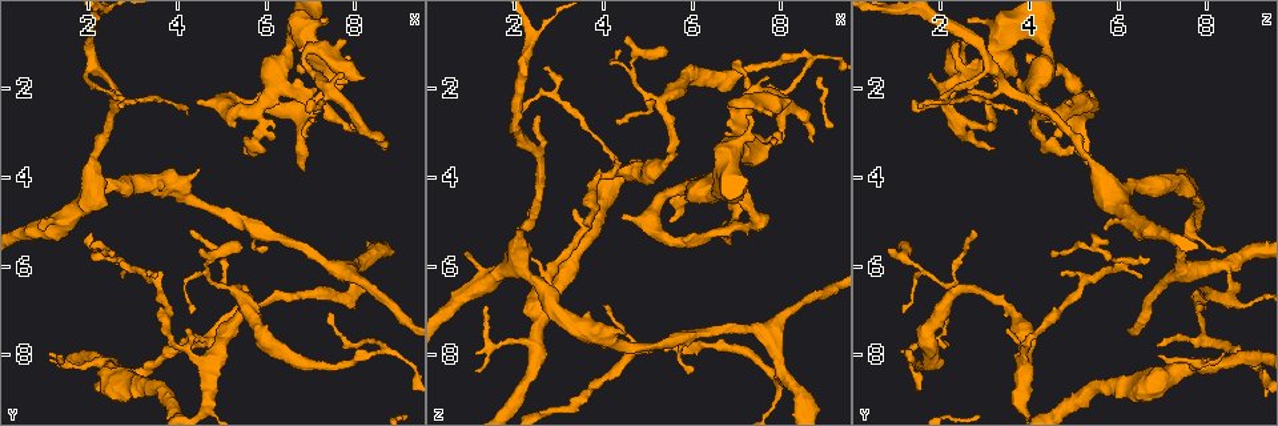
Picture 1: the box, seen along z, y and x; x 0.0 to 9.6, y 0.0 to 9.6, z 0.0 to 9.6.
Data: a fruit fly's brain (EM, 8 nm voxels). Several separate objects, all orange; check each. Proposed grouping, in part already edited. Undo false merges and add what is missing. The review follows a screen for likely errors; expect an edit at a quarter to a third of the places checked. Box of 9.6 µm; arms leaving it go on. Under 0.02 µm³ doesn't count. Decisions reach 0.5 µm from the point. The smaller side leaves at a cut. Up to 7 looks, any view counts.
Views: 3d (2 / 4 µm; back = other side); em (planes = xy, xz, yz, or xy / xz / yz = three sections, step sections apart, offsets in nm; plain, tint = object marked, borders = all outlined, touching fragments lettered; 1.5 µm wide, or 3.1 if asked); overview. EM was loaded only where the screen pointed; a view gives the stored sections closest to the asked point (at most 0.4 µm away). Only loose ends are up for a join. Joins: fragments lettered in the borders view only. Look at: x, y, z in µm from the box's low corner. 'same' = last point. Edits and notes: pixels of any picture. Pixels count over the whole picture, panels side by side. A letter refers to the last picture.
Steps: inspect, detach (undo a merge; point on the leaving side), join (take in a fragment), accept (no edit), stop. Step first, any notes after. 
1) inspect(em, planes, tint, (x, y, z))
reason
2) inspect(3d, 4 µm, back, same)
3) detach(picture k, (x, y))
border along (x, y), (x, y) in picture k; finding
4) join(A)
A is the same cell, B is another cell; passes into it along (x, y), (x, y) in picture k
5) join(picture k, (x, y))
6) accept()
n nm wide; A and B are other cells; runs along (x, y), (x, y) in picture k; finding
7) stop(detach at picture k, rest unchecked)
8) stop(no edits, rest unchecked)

inspect(em, planes, borders, (7.95, 5.95, 8.35))

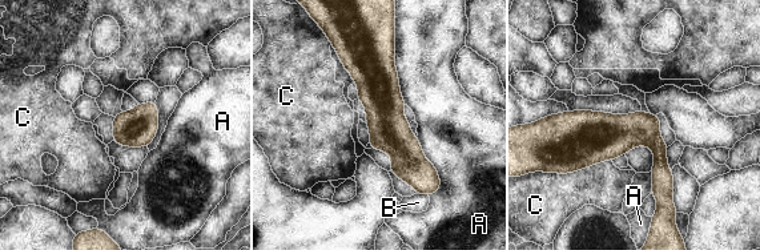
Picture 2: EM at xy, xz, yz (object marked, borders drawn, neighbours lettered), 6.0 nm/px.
detach(picture 2, (662, 177))
A, B and C are other cells; a second neuron is stuck on

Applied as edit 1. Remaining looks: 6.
inspect(overview)
see it whole again

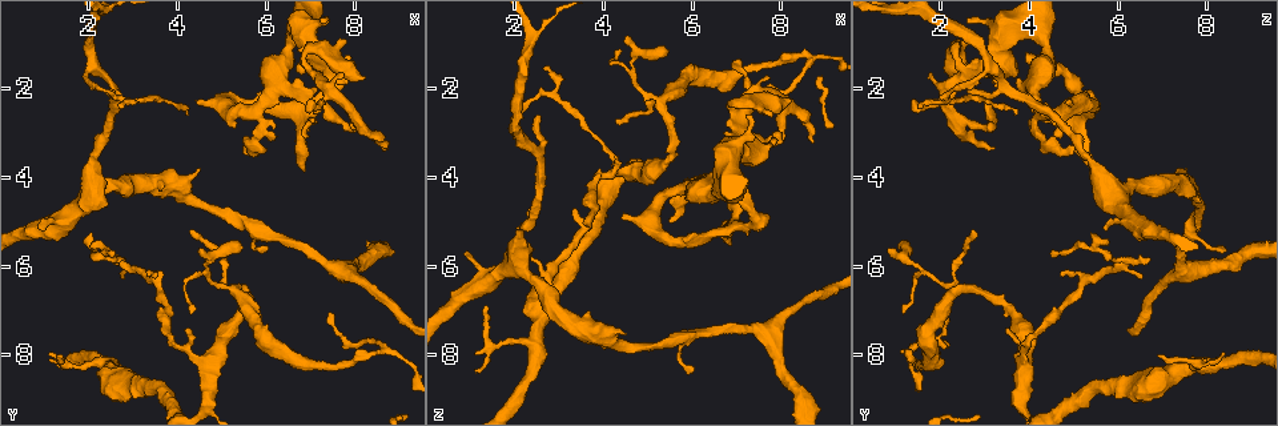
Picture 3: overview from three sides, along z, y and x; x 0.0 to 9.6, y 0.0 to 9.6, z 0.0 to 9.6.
inspect(em, planes, tint, (8.45, 7.95, 1.25))
abrupt turn

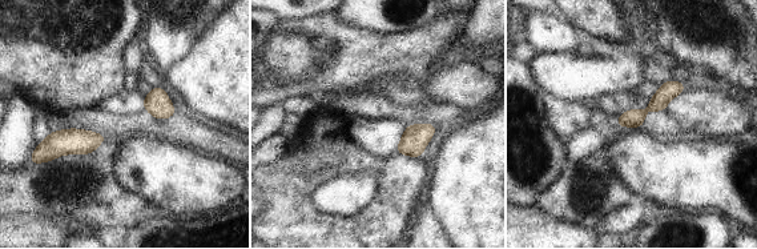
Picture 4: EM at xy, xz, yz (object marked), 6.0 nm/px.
inspect(em, planes, borders, same)
what lies round it

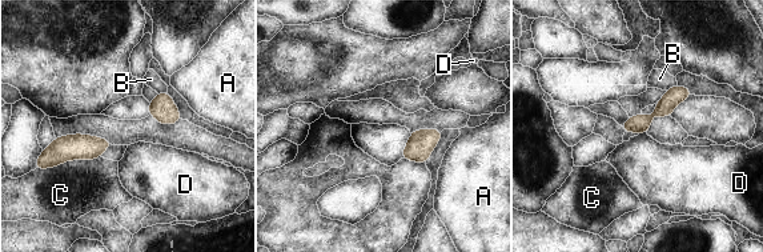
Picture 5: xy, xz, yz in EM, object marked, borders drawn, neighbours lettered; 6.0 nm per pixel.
accept()
A, B, C and D are other cells; border along (639, 132), (646, 134) in picture 5; one neuron here

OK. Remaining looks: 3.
inspect(3d, 4 µm, (6.10, 5.60, 8.35))
thin end

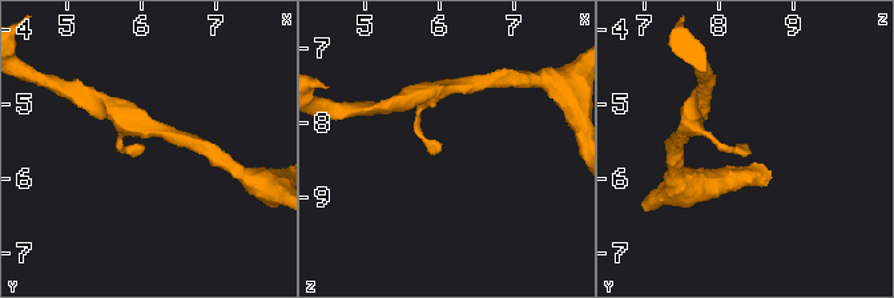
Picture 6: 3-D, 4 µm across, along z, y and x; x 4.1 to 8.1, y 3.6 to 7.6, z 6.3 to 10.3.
inspect(em, planes, borders, (6.05, 5.65, 8.40))

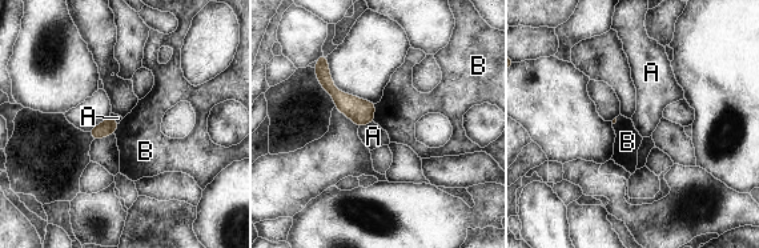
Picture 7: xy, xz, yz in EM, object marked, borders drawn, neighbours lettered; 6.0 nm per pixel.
accept()
A and B are other cells; runs along (324, 67), (326, 84), (370, 119) in picture 7; none of them fits

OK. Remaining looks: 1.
stop(detach at picture 2, rest unchecked)

